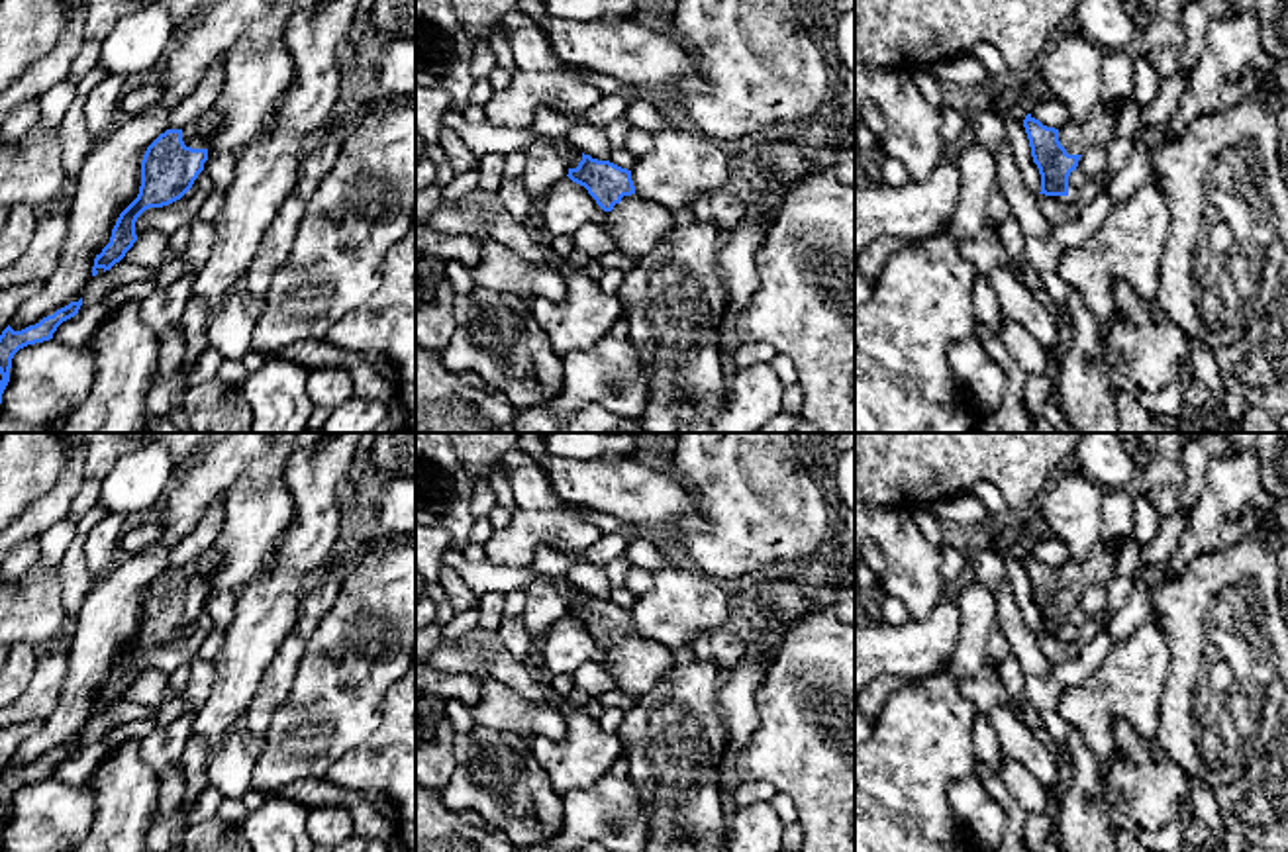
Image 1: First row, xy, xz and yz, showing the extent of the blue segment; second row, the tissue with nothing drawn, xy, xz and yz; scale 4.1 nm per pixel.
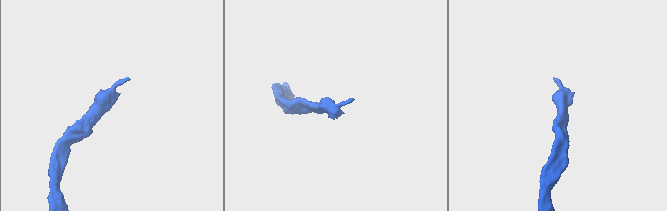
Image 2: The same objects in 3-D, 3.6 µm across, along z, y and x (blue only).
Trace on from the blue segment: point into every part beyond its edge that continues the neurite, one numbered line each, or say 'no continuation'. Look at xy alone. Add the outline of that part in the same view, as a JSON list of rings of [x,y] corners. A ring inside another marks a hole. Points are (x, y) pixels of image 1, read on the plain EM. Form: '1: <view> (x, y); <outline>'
1: xy (193, 574); [[[196,560],[182,566],[182,580],[192,588],[208,588],[204,570],[196,564]]]

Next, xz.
1: xz (638, 664); [[[631,633],[606,650],[604,666],[618,680],[618,687],[641,697],[674,668],[674,658],[667,644]]]

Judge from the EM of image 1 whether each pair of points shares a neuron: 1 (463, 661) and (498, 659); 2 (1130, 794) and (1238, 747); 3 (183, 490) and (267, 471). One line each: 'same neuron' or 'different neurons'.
1: same neuron
2: different neurons
3: same neuron

